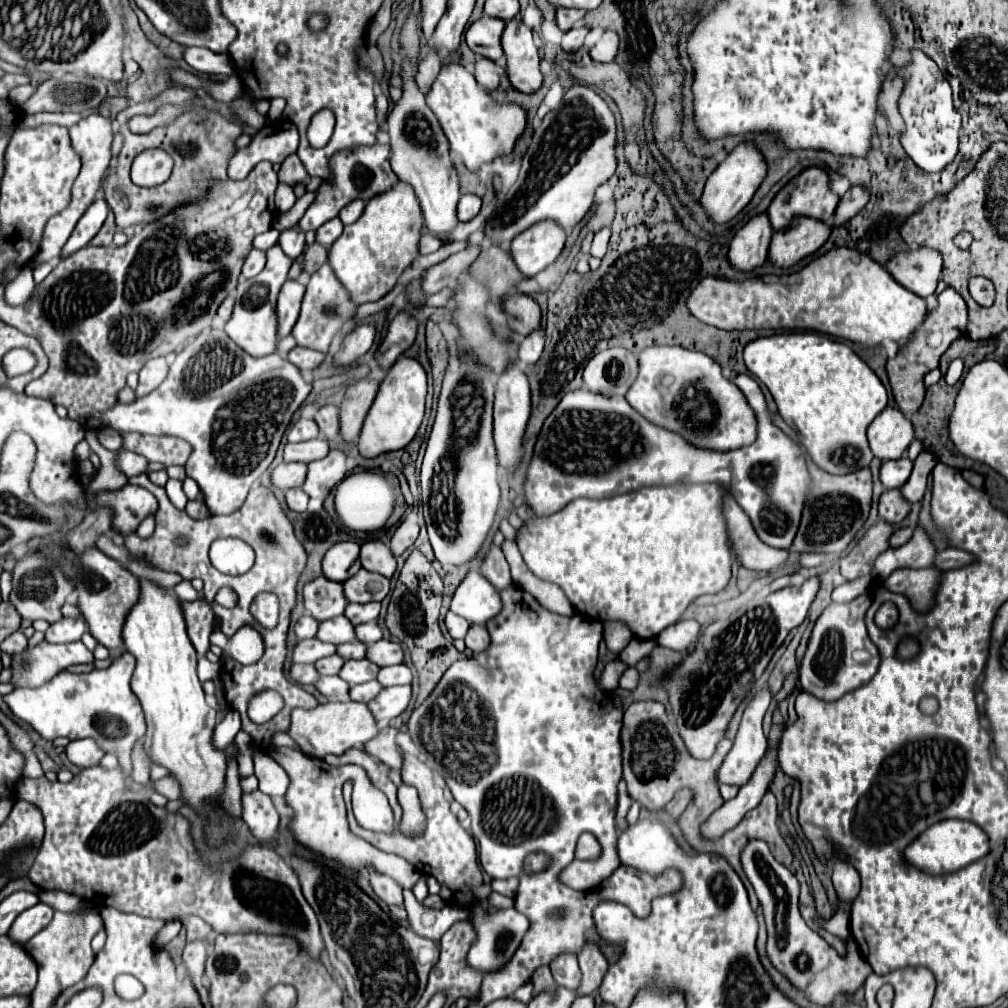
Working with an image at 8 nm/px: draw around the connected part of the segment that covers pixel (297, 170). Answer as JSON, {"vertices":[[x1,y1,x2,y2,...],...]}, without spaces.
{"vertices":[[295,154,287,156,285,162,281,164,281,170,279,170,279,180,287,186,297,186,297,184,307,184,309,182,309,174,307,170,303,168,303,164,299,162,299,158]]}

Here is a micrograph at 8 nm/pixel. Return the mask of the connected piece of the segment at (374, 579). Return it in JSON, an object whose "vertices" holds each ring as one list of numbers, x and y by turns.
{"vertices":[[359,570,355,576,345,580,345,598,349,602,373,602,373,600,383,600,389,592,389,580,369,572,369,570]]}

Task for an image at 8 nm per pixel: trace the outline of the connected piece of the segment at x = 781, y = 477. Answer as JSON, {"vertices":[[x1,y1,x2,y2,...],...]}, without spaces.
{"vertices":[[739,374,735,384,745,394,745,398,756,414,759,434,751,446,745,446,733,452,723,452,723,454,713,450,693,448,679,434,647,422,639,412,635,412,627,404,623,396,609,398,609,396,593,394,587,390,567,392,563,400,559,402,559,406,545,420,543,430,537,438,533,460,527,470,527,482,525,482,525,496,529,506,533,508,537,516,551,516,563,510,575,498,611,498,611,496,625,494,643,486,661,486,661,484,667,486,675,482,693,482,693,484,721,482,729,486,729,492,733,494,737,504,751,518,751,524,761,542,775,548,789,548,799,528,805,494,811,484,805,458,801,448,773,424,768,414,765,396,761,388,757,386,757,382,747,374]]}

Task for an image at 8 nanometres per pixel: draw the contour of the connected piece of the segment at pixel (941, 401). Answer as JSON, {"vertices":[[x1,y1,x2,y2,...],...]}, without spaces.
{"vertices":[[941,378,935,386,929,386,929,388,927,388,927,396,925,396,925,402,923,402,921,410,911,416,911,422,913,422,913,428,915,428,915,438,921,440,921,442,923,442,923,448,925,448,927,452,935,454,935,458,937,458,939,462,943,462,943,464,947,464,947,466,953,466,953,468,957,468,957,470,971,468,971,470,975,470,975,472,981,472,983,464,973,462,973,460,961,456,961,454,955,450,955,446,953,446,953,442,949,440,949,436,947,436,947,422,945,422,945,420,947,420,947,416,951,416,953,402,955,402,955,396,957,396,959,388,961,388,959,382,957,382,955,386,947,386,947,382,945,382,943,378]]}

